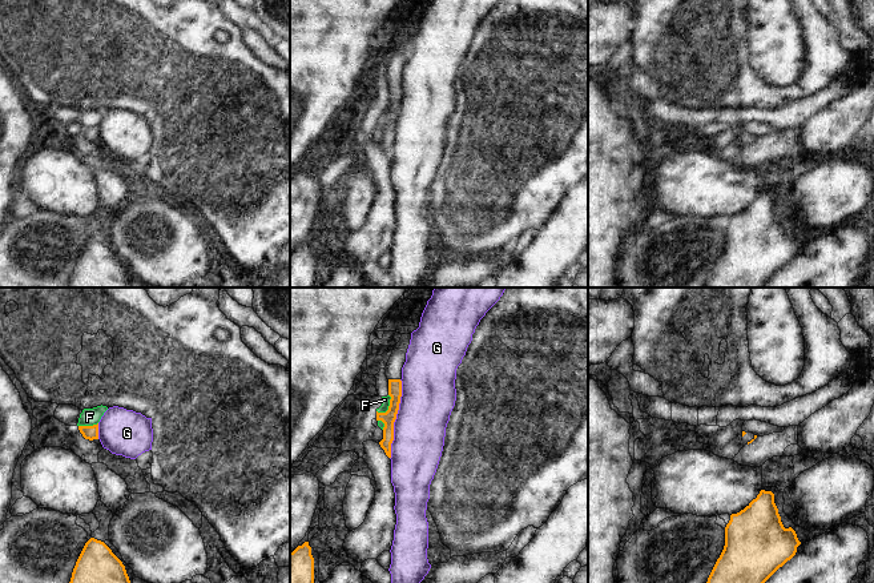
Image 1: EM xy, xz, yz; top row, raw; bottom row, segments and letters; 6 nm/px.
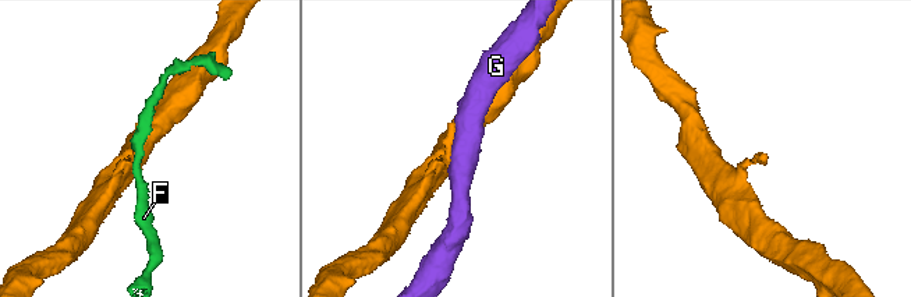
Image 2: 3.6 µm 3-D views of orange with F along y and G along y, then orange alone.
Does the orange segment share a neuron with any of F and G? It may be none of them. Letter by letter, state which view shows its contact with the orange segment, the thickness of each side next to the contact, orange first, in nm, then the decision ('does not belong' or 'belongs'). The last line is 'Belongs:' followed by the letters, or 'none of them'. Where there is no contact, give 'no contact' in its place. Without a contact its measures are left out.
F: xz | 80/50 nm | does not belong
G: xz | 80/320 nm | does not belong
Belongs: none of them

